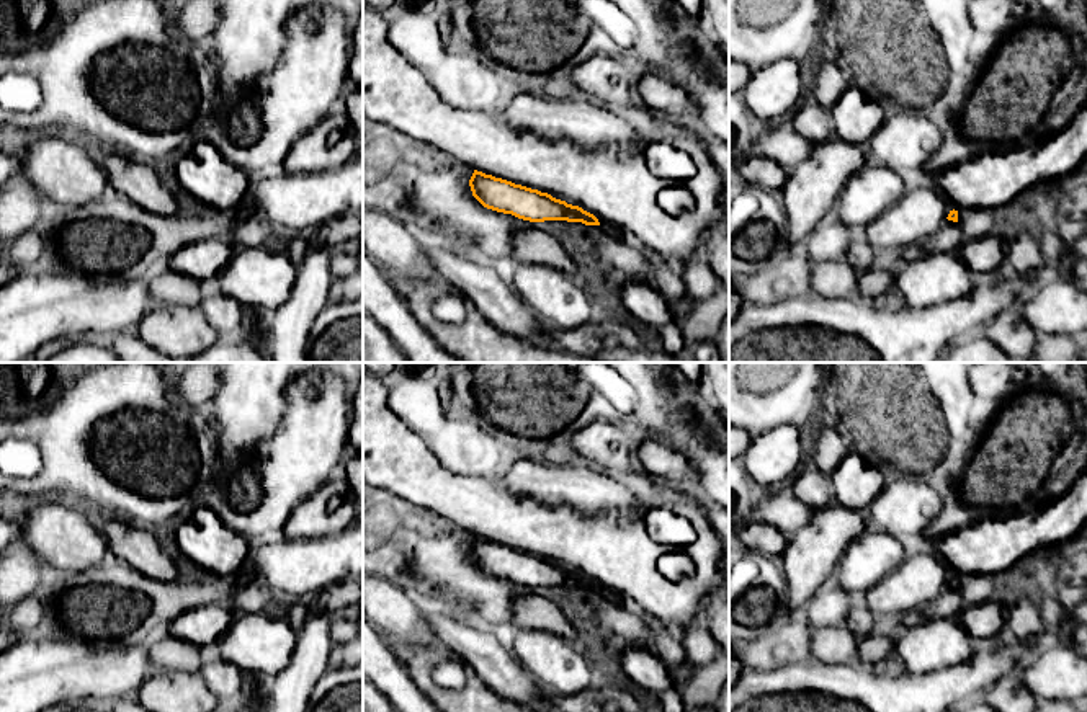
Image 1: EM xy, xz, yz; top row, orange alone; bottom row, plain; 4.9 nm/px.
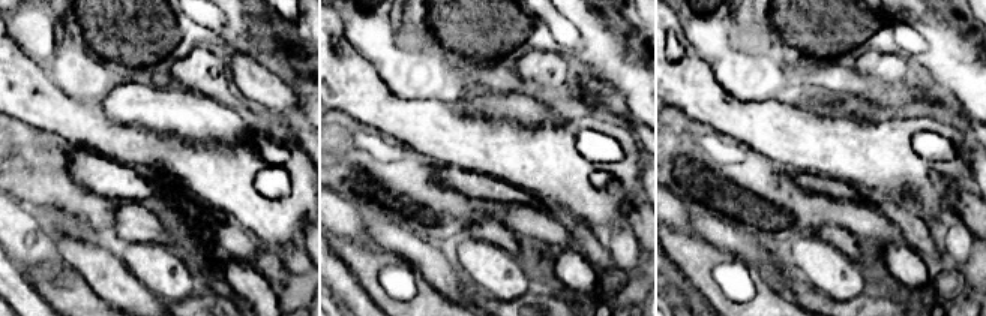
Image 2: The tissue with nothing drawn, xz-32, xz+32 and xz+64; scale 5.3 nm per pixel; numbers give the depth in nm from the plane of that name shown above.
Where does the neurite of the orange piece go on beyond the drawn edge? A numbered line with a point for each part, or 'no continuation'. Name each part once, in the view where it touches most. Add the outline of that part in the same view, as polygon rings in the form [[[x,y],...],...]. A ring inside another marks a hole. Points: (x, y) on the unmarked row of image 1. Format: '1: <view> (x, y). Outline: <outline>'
no continuation

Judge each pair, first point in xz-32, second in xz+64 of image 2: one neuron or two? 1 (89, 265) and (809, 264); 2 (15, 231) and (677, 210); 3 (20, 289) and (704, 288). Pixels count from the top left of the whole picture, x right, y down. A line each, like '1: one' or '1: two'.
1: two
2: one
3: two

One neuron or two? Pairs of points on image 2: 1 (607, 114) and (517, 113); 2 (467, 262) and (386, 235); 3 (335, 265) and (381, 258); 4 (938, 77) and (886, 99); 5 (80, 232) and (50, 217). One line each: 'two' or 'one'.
1: two
2: two
3: two
4: two
5: one

